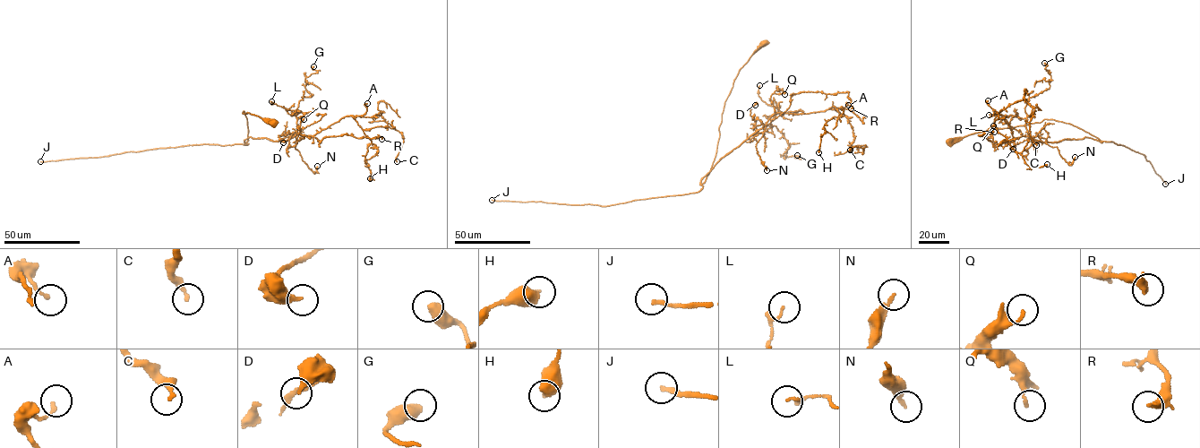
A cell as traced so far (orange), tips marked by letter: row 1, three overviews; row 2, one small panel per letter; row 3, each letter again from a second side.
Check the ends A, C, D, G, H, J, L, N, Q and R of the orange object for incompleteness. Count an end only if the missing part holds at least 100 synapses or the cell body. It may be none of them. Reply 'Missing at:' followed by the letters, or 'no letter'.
Missing at: J

